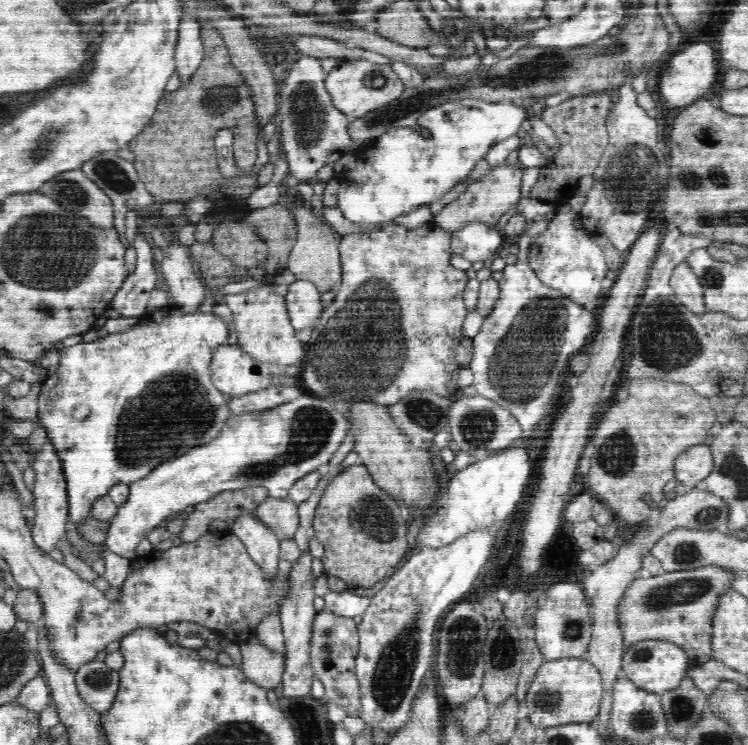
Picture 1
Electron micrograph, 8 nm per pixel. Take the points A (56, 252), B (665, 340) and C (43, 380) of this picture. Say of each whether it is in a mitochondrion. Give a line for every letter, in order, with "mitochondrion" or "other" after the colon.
A: mitochondrion
B: mitochondrion
C: other

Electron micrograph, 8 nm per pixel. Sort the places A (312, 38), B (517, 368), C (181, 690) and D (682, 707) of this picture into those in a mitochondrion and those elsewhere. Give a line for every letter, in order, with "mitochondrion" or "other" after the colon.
A: other
B: mitochondrion
C: other
D: mitochondrion

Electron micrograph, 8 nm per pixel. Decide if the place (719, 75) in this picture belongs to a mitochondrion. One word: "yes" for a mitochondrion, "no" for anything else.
no

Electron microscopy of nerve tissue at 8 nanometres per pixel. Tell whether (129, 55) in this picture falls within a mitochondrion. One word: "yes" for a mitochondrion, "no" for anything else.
no

